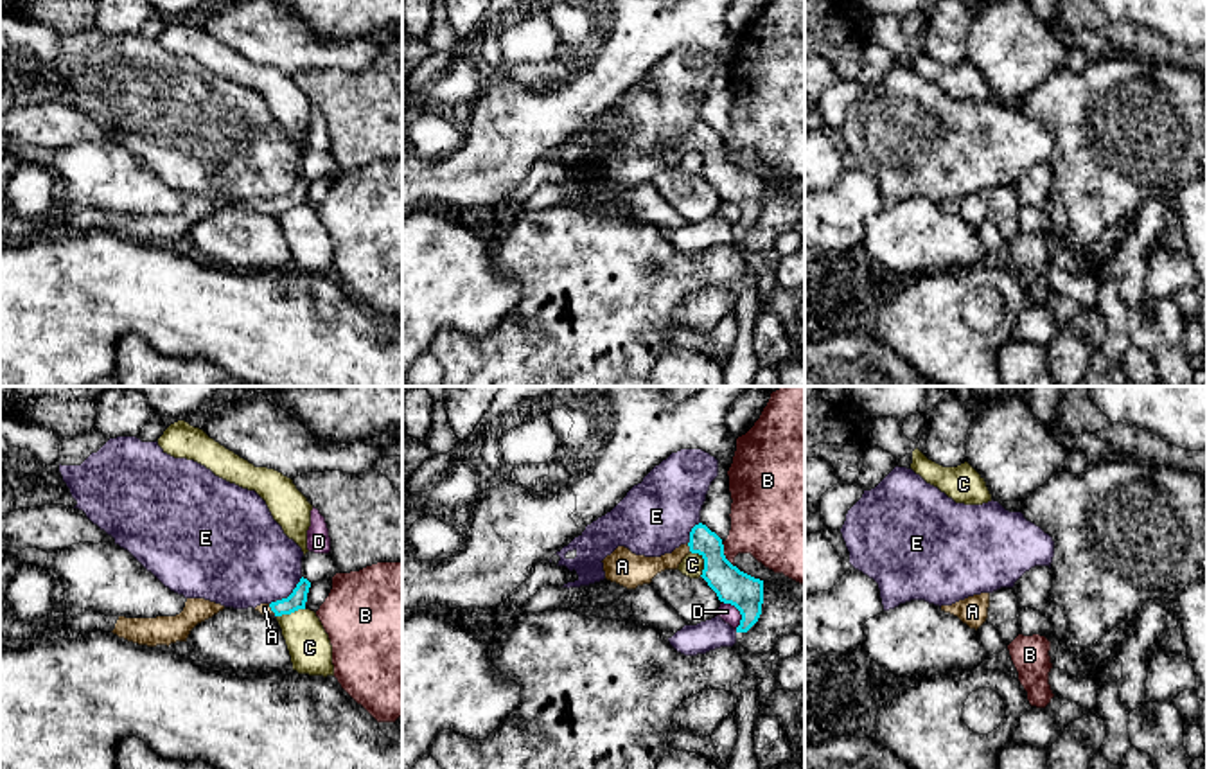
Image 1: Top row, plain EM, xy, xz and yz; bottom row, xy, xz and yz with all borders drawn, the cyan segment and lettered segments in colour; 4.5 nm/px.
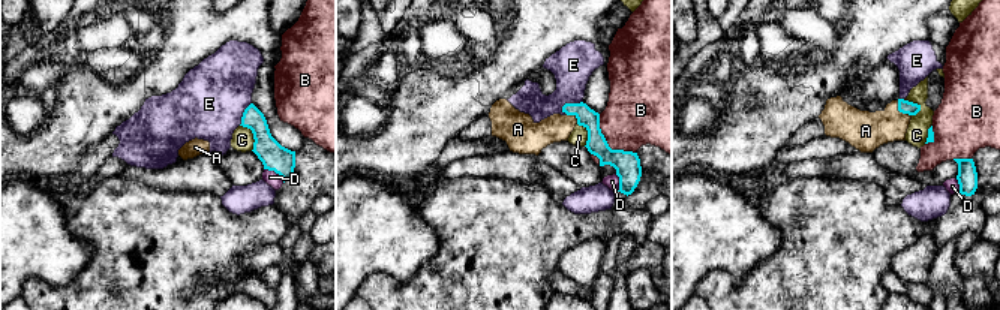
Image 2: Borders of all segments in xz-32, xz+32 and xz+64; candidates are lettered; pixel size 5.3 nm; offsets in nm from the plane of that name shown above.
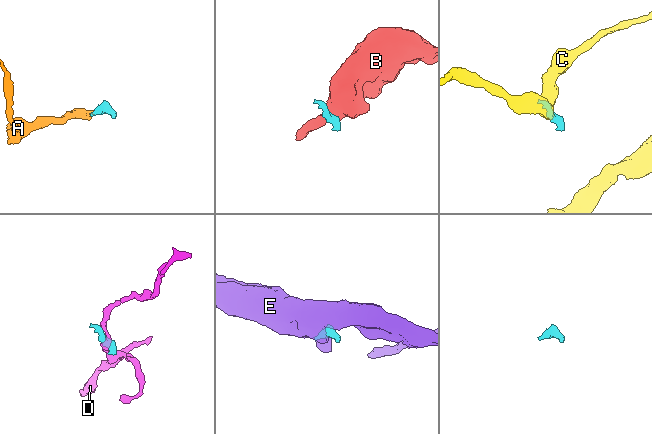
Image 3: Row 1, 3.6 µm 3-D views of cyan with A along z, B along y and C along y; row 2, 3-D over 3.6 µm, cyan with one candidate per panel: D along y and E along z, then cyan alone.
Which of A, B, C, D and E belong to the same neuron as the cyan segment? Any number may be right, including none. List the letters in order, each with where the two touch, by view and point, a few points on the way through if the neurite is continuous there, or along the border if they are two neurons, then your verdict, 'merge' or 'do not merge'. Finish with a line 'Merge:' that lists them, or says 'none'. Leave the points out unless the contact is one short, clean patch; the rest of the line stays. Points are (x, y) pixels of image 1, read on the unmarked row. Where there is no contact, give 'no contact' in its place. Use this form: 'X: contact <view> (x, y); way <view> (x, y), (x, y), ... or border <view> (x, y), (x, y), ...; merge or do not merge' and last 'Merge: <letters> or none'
A: contact xz (688, 142); way xz (722, 175), (699, 142), (688, 142), (672, 159), (640, 167); merge
B: contact xz (724, 153); border xz (721, 141), (724, 155), (733, 164); do not merge
C: contact xz (704, 159); border xz (690, 148), (703, 157), (701, 173); do not merge
D: contact xz (739, 207); border xz (722, 198), (739, 209), (740, 221), (737, 225); do not merge
E: contact xy (290, 193); border xy (302, 175), (286, 194), (270, 202); do not merge
Merge: A

